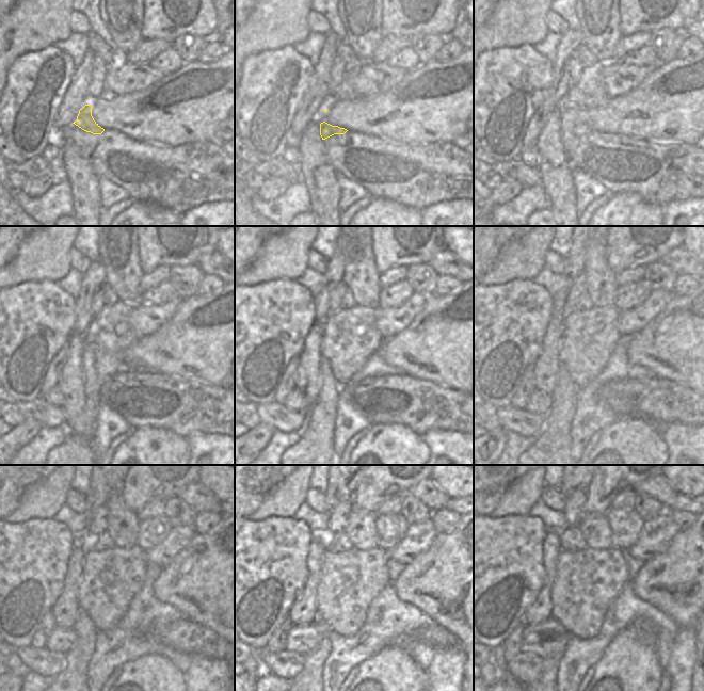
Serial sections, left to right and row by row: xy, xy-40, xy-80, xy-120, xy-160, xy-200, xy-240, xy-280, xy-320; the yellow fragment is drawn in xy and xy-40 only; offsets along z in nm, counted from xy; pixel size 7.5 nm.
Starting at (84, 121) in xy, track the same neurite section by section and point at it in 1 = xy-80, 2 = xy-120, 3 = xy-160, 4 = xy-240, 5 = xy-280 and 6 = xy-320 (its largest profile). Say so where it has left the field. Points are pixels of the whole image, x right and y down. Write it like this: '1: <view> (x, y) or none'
1: xy-80 (581, 129)
2: xy-120 (110, 333)
3: xy-160 (350, 337)
4: xy-240 (111, 578)
5: xy-280 (350, 580)
6: xy-320 (587, 582)

